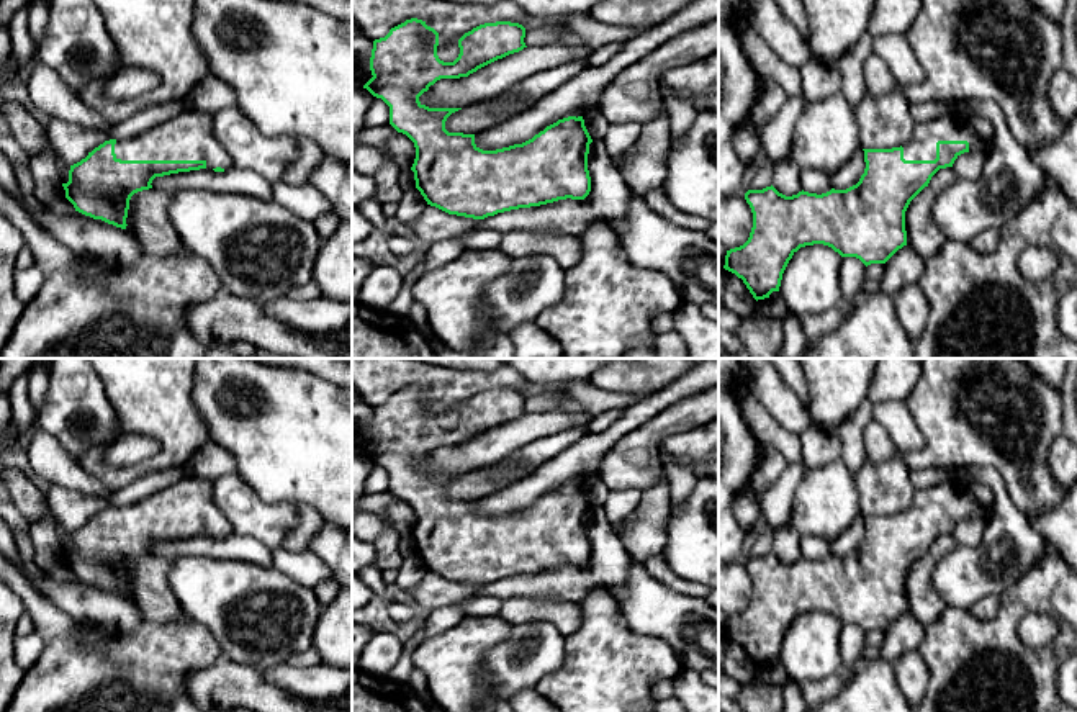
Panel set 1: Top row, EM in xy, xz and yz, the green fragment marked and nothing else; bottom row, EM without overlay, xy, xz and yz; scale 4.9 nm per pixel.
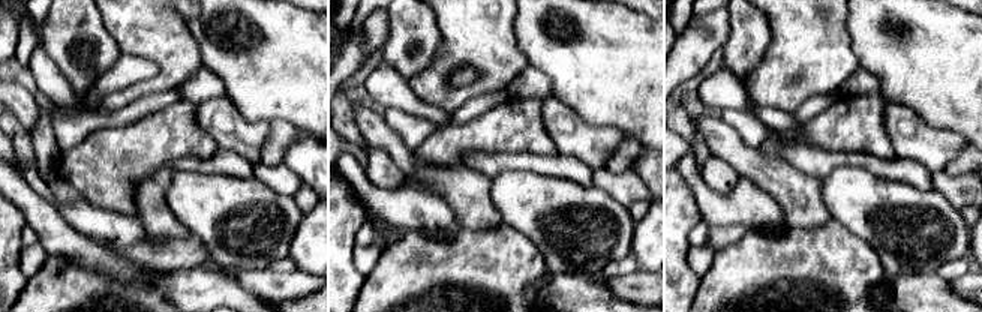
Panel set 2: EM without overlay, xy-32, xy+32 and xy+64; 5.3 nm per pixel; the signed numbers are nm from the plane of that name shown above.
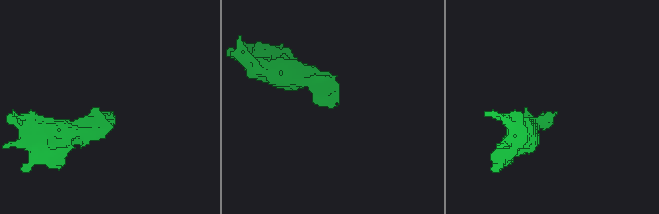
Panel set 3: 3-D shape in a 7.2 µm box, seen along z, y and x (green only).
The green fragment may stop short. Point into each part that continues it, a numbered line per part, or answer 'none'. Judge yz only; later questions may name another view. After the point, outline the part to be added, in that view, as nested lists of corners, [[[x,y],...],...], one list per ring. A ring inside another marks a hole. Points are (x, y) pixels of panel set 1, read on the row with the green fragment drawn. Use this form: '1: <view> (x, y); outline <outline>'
1: yz (922, 146); outline [[[941,116],[933,121],[925,121],[915,126],[915,133],[907,144],[904,144],[905,160],[935,160],[938,141],[967,141],[969,151],[990,152],[992,141],[984,141],[969,124],[969,116]]]

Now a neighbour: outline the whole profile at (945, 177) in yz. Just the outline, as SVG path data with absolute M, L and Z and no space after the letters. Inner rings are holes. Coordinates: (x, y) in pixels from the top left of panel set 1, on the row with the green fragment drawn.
M953 167L940 169L930 180L928 187L933 188L936 193L941 193L948 187L951 187L958 180L956 172Z

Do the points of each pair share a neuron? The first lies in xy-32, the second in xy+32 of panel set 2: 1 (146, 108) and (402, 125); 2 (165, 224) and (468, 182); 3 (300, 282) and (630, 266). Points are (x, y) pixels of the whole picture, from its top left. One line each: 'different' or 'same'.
1: same
2: same
3: different

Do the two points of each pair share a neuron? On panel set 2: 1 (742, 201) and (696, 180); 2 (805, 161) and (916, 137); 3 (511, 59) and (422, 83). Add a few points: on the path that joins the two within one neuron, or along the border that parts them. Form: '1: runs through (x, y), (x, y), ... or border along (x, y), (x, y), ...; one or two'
1: runs through (730, 201), (714, 201), (705, 192); one
2: border along (897, 155), (918, 161), (928, 171); two
3: runs through (489, 59), (452, 59), (444, 66); one

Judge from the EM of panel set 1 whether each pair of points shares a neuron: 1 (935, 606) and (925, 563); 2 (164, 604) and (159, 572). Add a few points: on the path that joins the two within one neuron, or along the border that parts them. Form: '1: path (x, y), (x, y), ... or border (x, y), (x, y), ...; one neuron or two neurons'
1: path (925, 596), (925, 573); one neuron
2: path (159, 596), (159, 580); one neuron

